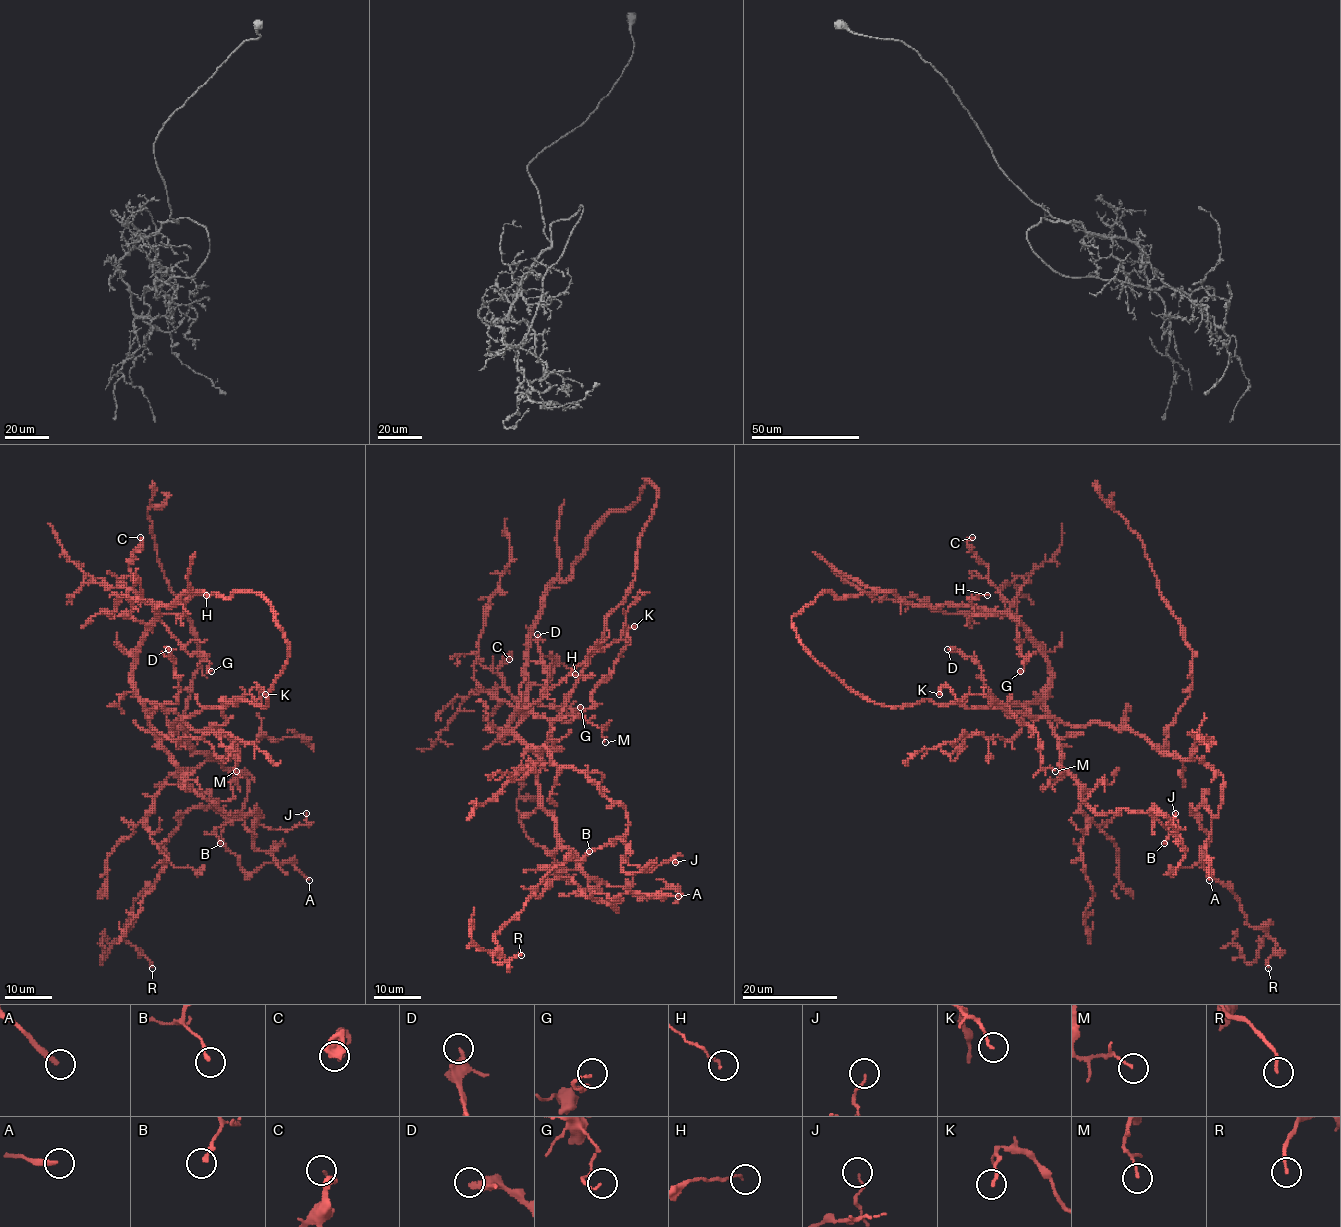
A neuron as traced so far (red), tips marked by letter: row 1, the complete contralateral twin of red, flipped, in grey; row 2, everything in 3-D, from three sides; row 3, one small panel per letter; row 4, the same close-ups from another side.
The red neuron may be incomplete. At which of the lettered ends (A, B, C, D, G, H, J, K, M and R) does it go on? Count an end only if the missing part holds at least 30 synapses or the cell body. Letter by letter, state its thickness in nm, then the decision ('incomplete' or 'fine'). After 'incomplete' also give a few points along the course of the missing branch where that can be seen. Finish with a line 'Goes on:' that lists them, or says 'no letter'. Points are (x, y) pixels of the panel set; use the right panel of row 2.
A: 260 nm | fine
B: 190 nm | fine
C: 110 nm | fine
D: 240 nm | fine
G: 90 nm | fine
H: 120 nm | fine
J: 120 nm | fine
K: 140 nm | fine
M: 120 nm | fine
R: 160 nm | fine
Goes on: no letter

